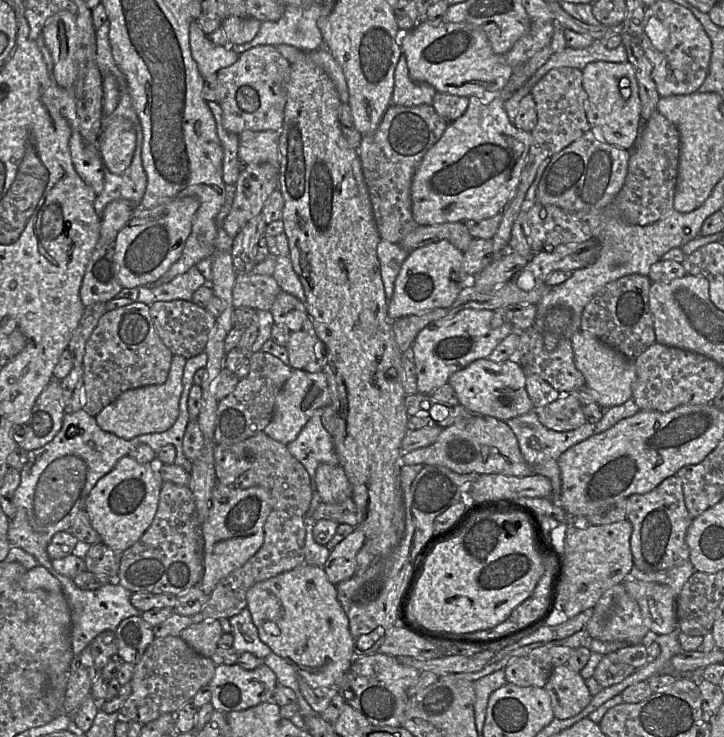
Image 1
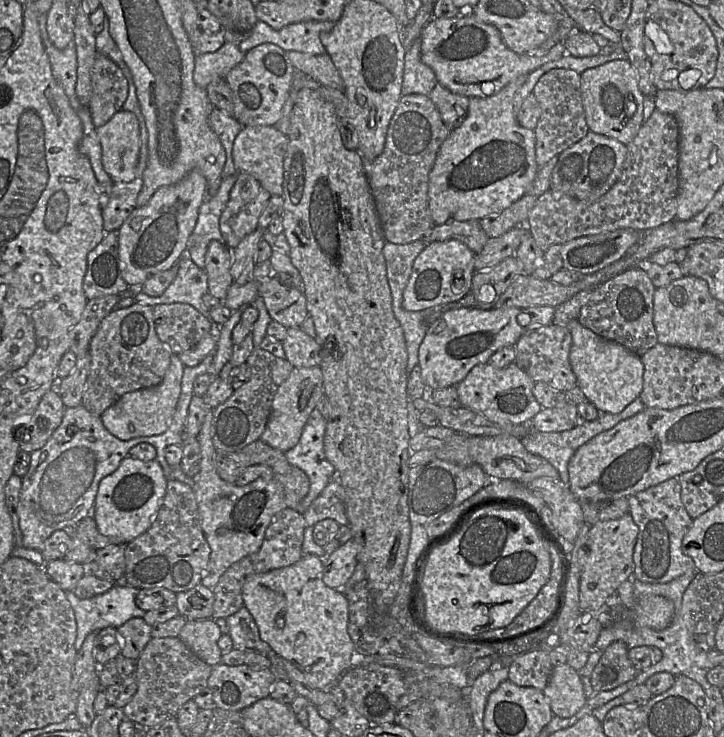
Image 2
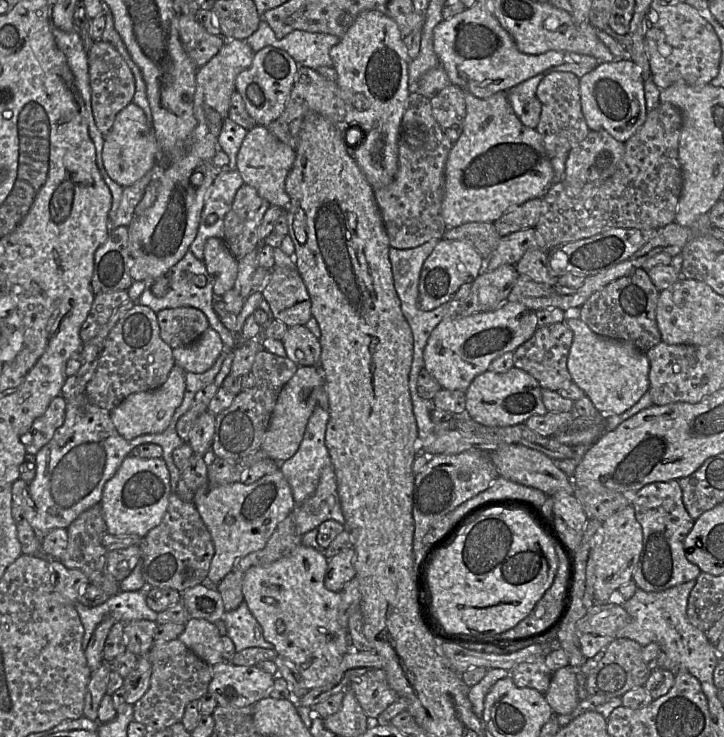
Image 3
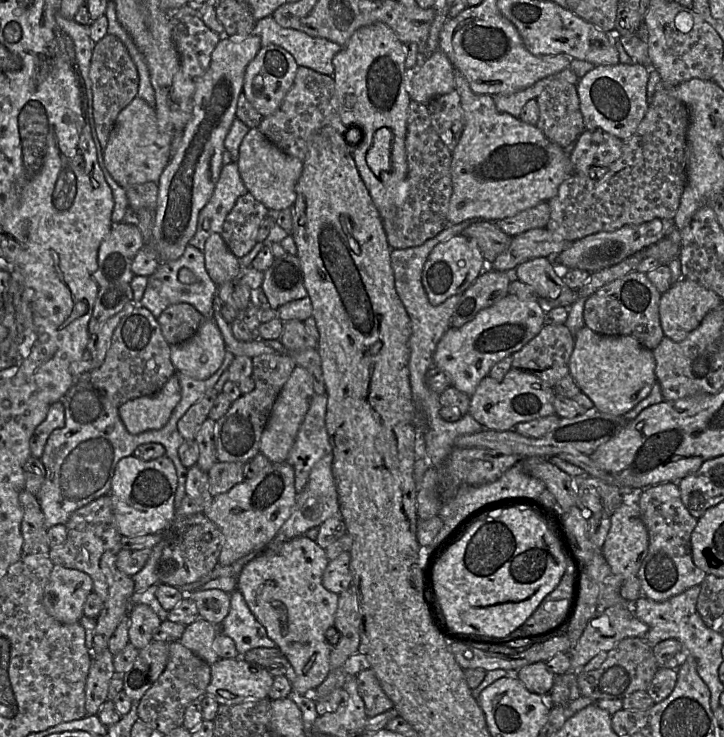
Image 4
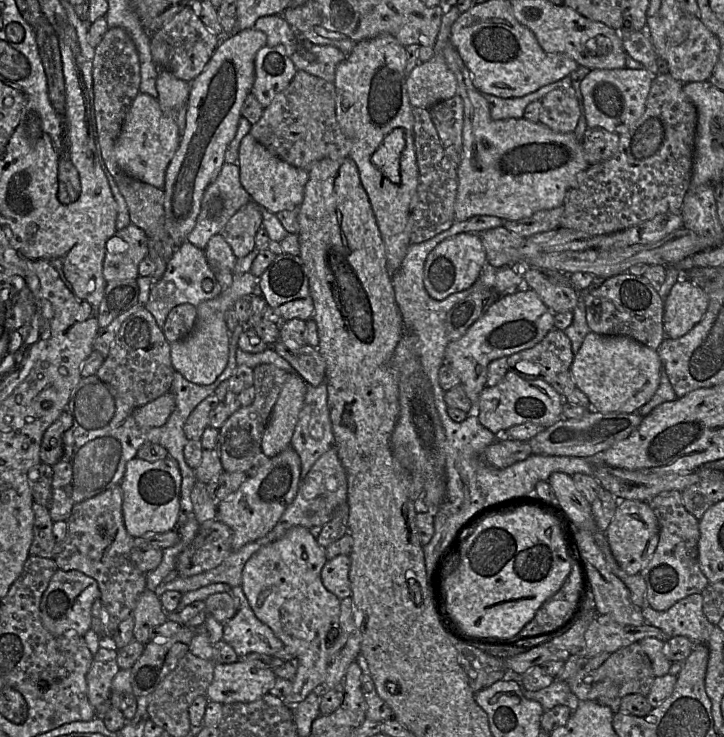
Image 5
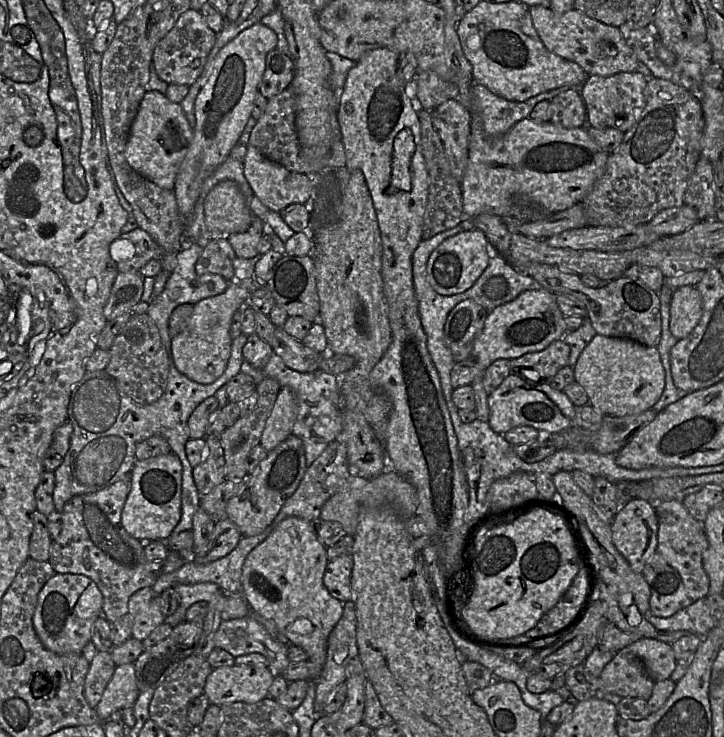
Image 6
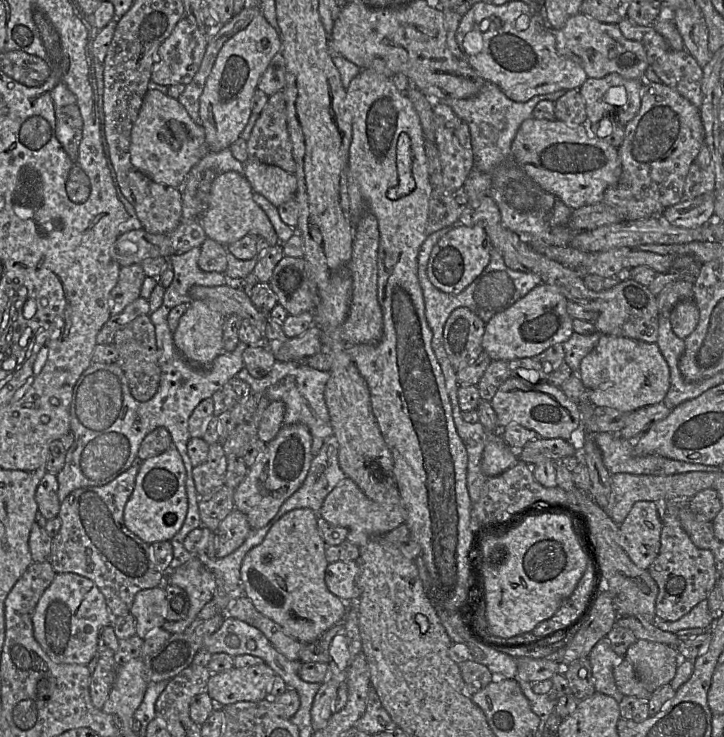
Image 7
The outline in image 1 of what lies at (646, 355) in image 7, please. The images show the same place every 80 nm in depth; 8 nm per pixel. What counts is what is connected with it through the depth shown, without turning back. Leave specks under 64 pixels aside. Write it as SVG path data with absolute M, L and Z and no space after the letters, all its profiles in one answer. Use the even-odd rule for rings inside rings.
M581 329L572 335L571 341L575 366L583 374L586 386L598 395L598 405L603 410L632 399L632 386L636 379L633 361Z

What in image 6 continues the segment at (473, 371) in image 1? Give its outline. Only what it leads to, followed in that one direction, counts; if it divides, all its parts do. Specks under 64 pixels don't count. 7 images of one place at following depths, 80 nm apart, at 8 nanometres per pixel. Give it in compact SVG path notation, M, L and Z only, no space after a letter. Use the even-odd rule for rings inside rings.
M511 372L487 397L488 424L501 435L519 426L531 426L543 435L550 435L574 425L575 406L563 391L553 389L545 380L531 384L520 375Z

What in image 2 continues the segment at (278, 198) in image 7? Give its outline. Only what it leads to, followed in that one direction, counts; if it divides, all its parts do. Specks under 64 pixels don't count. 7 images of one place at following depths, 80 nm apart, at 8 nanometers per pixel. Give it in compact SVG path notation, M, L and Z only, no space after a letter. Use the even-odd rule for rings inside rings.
M274 126L243 127L233 145L233 161L238 173L253 176L271 196L283 196L284 159L288 137Z

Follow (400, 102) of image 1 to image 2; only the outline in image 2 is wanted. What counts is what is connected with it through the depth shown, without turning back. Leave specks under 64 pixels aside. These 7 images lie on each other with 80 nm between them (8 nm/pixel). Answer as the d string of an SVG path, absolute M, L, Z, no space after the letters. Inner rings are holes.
M421 37L417 38L405 55L402 96L422 94L429 96L439 84L433 70L421 60Z

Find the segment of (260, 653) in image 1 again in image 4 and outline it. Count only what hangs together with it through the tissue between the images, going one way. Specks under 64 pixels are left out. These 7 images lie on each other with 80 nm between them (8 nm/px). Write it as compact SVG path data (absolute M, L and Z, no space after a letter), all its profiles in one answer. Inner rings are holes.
M238 589L230 593L230 608L221 624L221 632L234 641L238 656L254 648L277 647L251 613Z

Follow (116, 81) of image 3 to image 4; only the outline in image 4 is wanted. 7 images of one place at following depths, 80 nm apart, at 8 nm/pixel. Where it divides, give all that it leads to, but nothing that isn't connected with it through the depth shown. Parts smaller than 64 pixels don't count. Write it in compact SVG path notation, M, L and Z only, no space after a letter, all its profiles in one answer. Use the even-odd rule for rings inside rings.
M106 34L100 41L98 41L97 43L94 44L92 58L91 58L91 65L90 65L90 79L91 79L91 83L92 83L92 92L93 92L93 118L94 118L95 125L96 125L97 135L98 135L100 144L101 144L102 149L103 149L103 159L104 159L104 150L107 147L110 133L112 132L112 130L115 126L117 117L118 117L119 113L124 108L126 108L133 101L133 99L137 96L138 86L139 86L139 74L138 74L136 65L134 64L133 60L131 59L125 45L116 36Z

